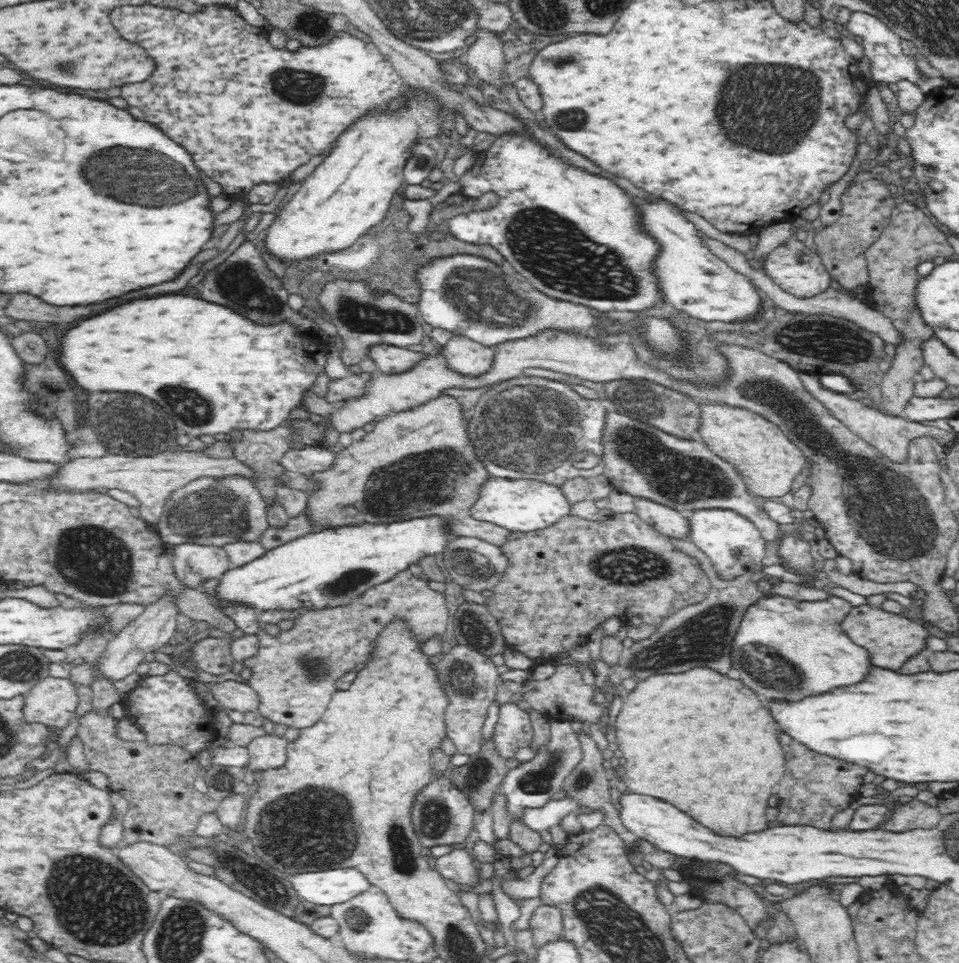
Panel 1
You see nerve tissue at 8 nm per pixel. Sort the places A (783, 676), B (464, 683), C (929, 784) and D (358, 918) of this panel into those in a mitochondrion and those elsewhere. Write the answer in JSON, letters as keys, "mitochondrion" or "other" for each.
{"A":"mitochondrion","B":"mitochondrion","C":"other","D":"mitochondrion"}

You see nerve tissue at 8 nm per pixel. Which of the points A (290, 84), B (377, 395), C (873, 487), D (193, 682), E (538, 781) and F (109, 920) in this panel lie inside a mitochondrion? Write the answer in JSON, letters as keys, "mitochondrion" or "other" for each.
{"A":"mitochondrion","B":"other","C":"mitochondrion","D":"other","E":"mitochondrion","F":"mitochondrion"}

